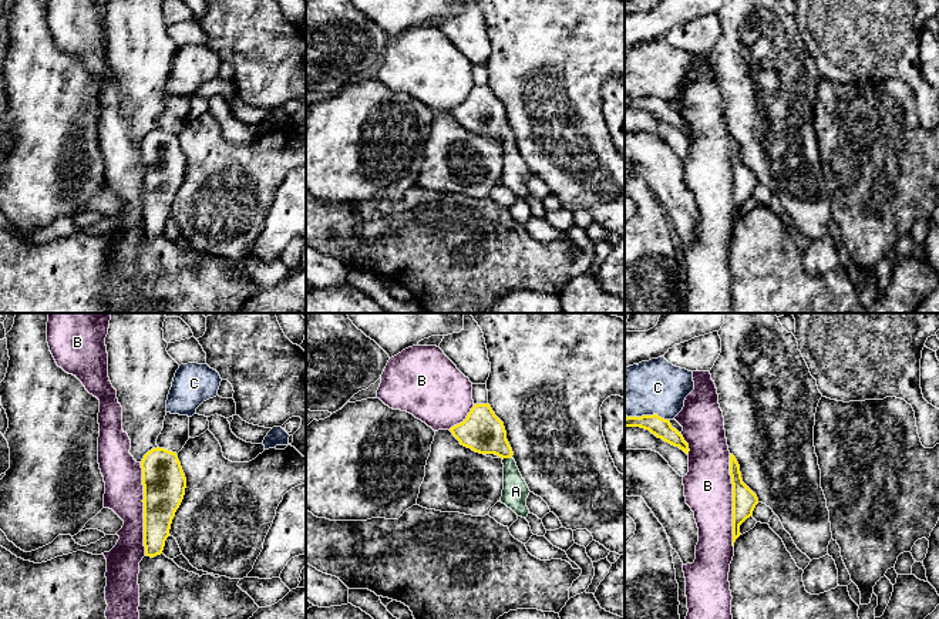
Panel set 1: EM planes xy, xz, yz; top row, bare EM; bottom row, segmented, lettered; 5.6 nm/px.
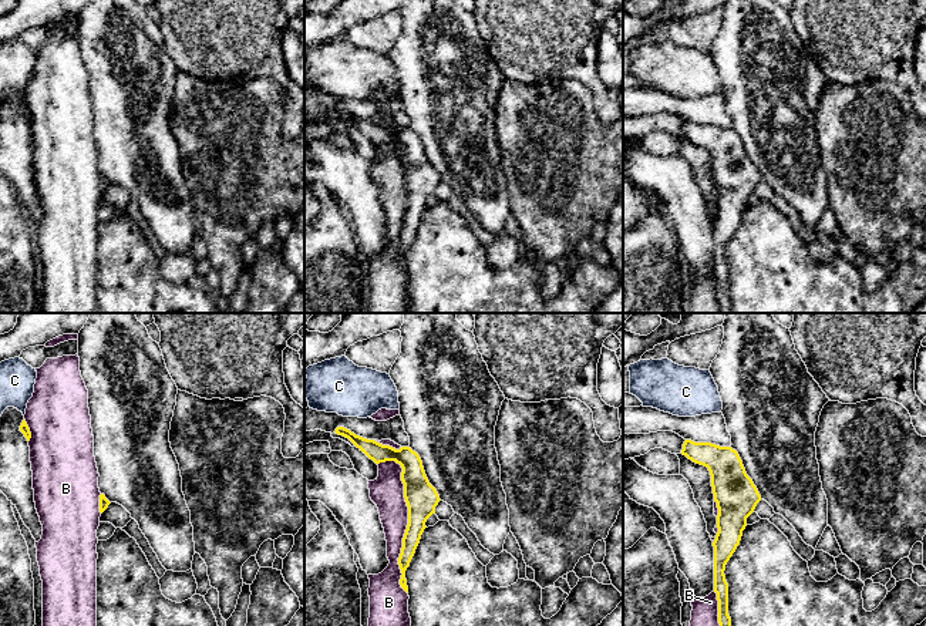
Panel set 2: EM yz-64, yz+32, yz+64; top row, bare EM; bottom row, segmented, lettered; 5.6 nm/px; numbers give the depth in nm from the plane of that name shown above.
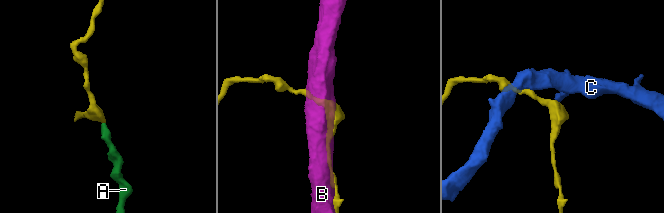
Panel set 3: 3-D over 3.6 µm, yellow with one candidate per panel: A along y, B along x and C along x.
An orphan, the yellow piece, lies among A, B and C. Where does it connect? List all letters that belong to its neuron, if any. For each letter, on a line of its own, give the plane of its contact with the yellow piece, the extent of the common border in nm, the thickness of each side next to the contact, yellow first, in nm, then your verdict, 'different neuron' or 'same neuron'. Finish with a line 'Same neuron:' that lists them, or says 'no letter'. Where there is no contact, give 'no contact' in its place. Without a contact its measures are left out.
A: meets yellow in xz; contact 60 nm long; 240 nm thick on the yellow side, 150 nm on the other; same neuron
B: meets yellow in yz; contact 550 nm long; 140 nm thick on the yellow side, 280 nm on the other; different neuron
C: meets yellow in yz; contact 260 nm long; 110 nm thick on the yellow side, 300 nm on the other; different neuron
Same neuron: A

